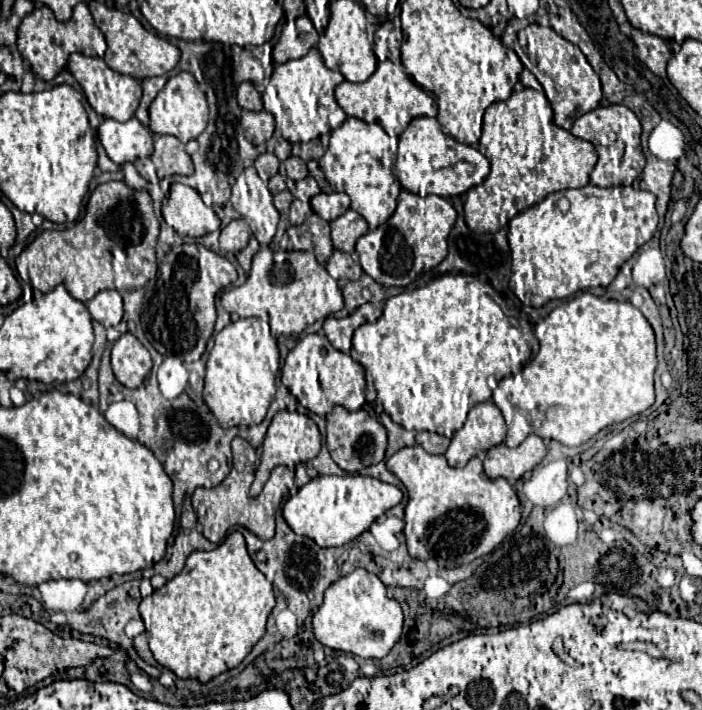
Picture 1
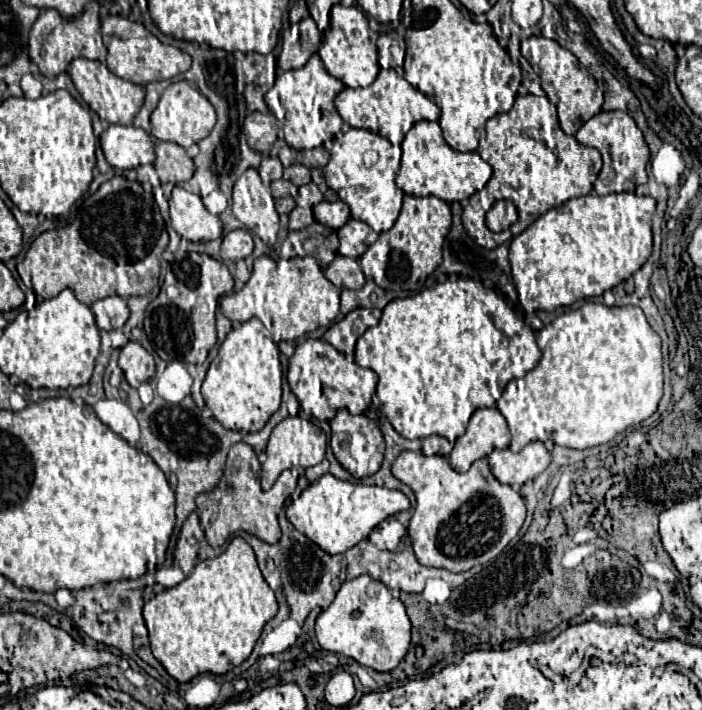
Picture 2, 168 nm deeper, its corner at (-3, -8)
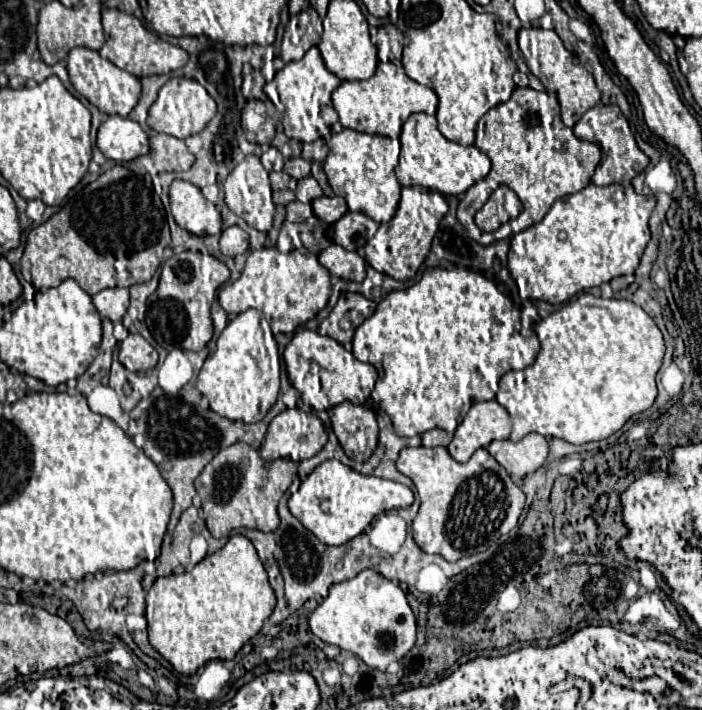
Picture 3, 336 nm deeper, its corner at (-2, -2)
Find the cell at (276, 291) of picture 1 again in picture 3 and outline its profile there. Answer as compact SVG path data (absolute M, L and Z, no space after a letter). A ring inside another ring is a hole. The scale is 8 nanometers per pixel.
M276 247L250 251L246 267L240 279L218 293L220 307L230 315L229 322L246 309L258 309L270 323L272 335L294 333L298 325L310 321L318 311L322 311L330 297L330 273L322 267L314 253L308 249L292 249L290 253L280 253Z

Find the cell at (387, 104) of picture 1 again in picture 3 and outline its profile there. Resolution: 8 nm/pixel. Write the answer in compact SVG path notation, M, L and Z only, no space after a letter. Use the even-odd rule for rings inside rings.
M378 63L374 77L366 81L342 81L340 87L332 93L334 109L340 115L340 123L346 129L362 131L362 133L378 133L392 139L398 139L402 123L412 113L428 113L434 115L438 107L438 95L416 81L412 81L400 65L394 63Z

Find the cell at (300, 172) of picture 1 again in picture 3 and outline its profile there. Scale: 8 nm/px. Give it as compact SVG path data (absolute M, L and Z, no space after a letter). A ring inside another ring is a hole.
M292 157L292 159L286 161L284 171L294 179L304 179L304 177L310 175L310 161L306 161L302 157L296 157L296 159Z

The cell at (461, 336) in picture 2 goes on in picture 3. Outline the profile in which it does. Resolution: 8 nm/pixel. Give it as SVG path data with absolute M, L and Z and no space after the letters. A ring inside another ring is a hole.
M455 266L452 269L440 269L440 267L426 269L424 275L422 275L422 279L420 279L418 283L414 283L412 287L408 287L408 289L404 289L404 291L392 291L392 293L388 293L388 295L378 303L374 315L368 317L368 319L356 329L352 345L354 345L352 353L354 353L354 357L356 357L358 361L366 361L366 363L370 363L370 365L376 367L378 379L371 393L371 397L375 403L380 401L379 408L386 411L386 415L390 417L390 421L392 421L392 425L394 425L394 433L398 433L400 437L422 435L424 431L434 429L434 427L444 429L444 431L448 431L448 433L454 433L454 429L460 425L460 421L464 419L464 415L468 413L468 409L470 409L472 403L495 399L500 377L510 370L518 371L524 369L524 367L528 367L528 365L532 365L534 359L536 359L536 355L538 355L538 351L540 351L538 335L534 333L534 335L530 335L530 337L524 337L524 333L522 333L522 323L520 323L520 309L514 307L514 303L508 299L508 296L499 290L497 283L478 271L460 266Z

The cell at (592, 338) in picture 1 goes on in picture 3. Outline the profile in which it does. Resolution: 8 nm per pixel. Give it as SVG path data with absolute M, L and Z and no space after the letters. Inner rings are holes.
M582 293L578 295L576 299L568 301L562 309L554 311L552 315L548 315L546 319L542 319L538 325L536 325L536 333L538 333L538 339L540 339L540 353L536 357L536 361L522 369L522 371L508 371L506 375L502 375L500 379L500 387L498 387L498 393L496 393L496 401L506 407L506 411L510 413L512 417L512 437L514 441L520 441L522 437L526 437L528 433L536 431L540 435L550 435L550 437L558 437L558 439L564 439L568 443L574 443L574 445L582 445L582 443L590 443L590 441L600 441L600 439L606 439L610 437L612 433L620 431L624 427L624 423L632 417L632 415L638 415L646 409L652 407L654 399L656 399L656 373L662 365L662 357L664 357L664 337L658 329L658 325L652 321L650 315L644 313L644 309L628 299L602 299L602 297L594 297L592 293Z

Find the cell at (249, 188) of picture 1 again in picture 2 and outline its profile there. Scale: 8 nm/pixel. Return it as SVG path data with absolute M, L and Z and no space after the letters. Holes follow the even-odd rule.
M247 169L237 179L231 209L233 215L265 245L273 245L277 241L279 215L275 211L275 199L255 169Z

